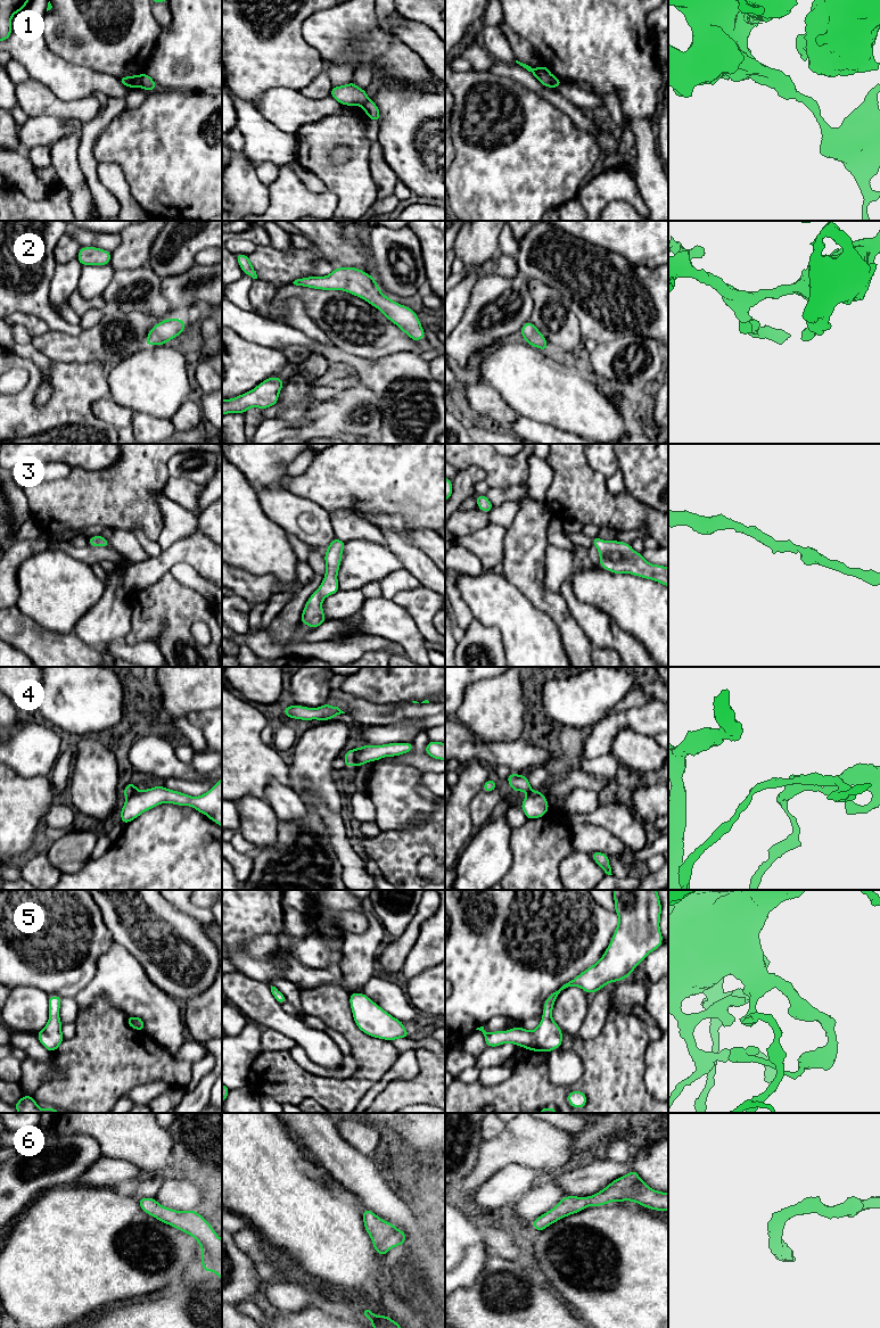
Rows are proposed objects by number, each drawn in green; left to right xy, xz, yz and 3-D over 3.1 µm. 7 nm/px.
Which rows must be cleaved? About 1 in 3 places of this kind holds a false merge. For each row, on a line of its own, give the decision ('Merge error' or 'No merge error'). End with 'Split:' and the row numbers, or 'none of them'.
1: Merge error
2: No merge error
3: No merge error
4: Merge error
5: No merge error
6: No merge error
Split: 1, 4

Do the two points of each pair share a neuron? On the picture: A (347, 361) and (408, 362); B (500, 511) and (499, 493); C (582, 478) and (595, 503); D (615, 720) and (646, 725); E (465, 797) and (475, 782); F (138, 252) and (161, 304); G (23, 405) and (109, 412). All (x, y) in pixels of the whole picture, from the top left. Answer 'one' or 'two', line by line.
A: one
B: two
C: one
D: one
E: one
F: two
G: two

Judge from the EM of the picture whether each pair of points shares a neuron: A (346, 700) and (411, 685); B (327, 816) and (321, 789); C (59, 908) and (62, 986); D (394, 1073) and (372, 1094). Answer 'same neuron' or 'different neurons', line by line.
A: different neurons
B: different neurons
C: same neuron
D: same neuron

